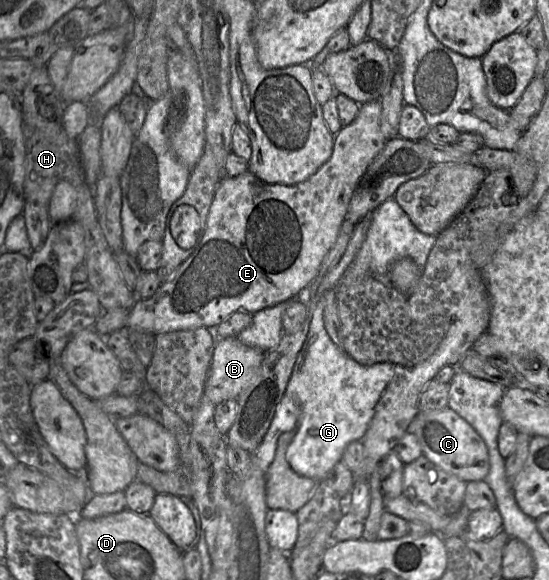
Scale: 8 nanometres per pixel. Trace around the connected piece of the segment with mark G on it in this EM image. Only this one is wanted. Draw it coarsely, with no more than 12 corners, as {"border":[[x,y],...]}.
{"border":[[313,311],[254,453],[318,482],[362,441],[394,376],[361,365]]}

